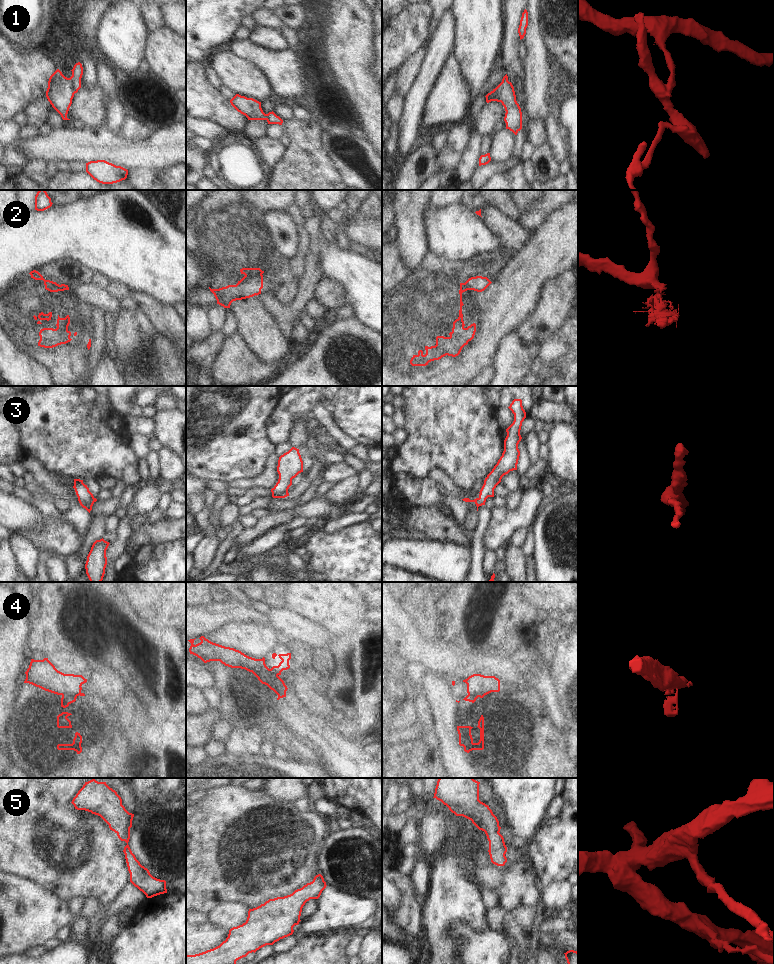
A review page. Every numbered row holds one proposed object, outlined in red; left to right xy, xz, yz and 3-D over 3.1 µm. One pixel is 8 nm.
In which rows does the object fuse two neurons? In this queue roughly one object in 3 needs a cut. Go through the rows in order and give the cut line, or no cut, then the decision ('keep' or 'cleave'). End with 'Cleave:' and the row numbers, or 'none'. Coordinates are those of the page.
1: cut xy (68, 78), (75, 92); cleave
2: cut xz (261, 273), (247, 273), (245, 275); cleave
3: cut none; keep
4: cut xy (80, 692), (62, 696); cleave
5: cut none; keep
Cleave: 1, 2, 4

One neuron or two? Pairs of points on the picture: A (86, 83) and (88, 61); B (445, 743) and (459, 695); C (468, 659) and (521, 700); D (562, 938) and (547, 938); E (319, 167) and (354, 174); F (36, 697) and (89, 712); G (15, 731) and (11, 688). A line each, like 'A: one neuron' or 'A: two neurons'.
A: one neuron
B: two neurons
C: two neurons
D: one neuron
E: two neurons
F: one neuron
G: two neurons

